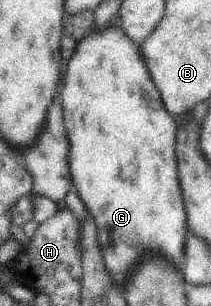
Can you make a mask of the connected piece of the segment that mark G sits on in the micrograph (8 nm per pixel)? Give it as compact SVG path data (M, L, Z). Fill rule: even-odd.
M118 23L110 24L101 28L96 28L88 32L82 41L78 43L70 63L66 65L66 79L62 85L62 107L64 107L64 125L68 131L68 139L70 139L70 173L72 173L72 181L74 190L79 195L81 201L85 205L85 209L90 209L92 217L96 219L96 227L98 227L98 243L101 247L103 258L112 273L112 277L116 281L122 281L124 273L128 271L130 265L134 265L138 261L138 257L142 255L144 249L158 249L166 259L180 263L184 259L184 235L186 235L186 213L184 213L184 205L182 205L182 193L180 193L180 183L178 183L178 165L176 165L176 130L177 123L173 115L165 108L163 99L160 99L158 89L154 87L154 81L148 73L148 68L143 58L142 50L125 34L125 31Z

